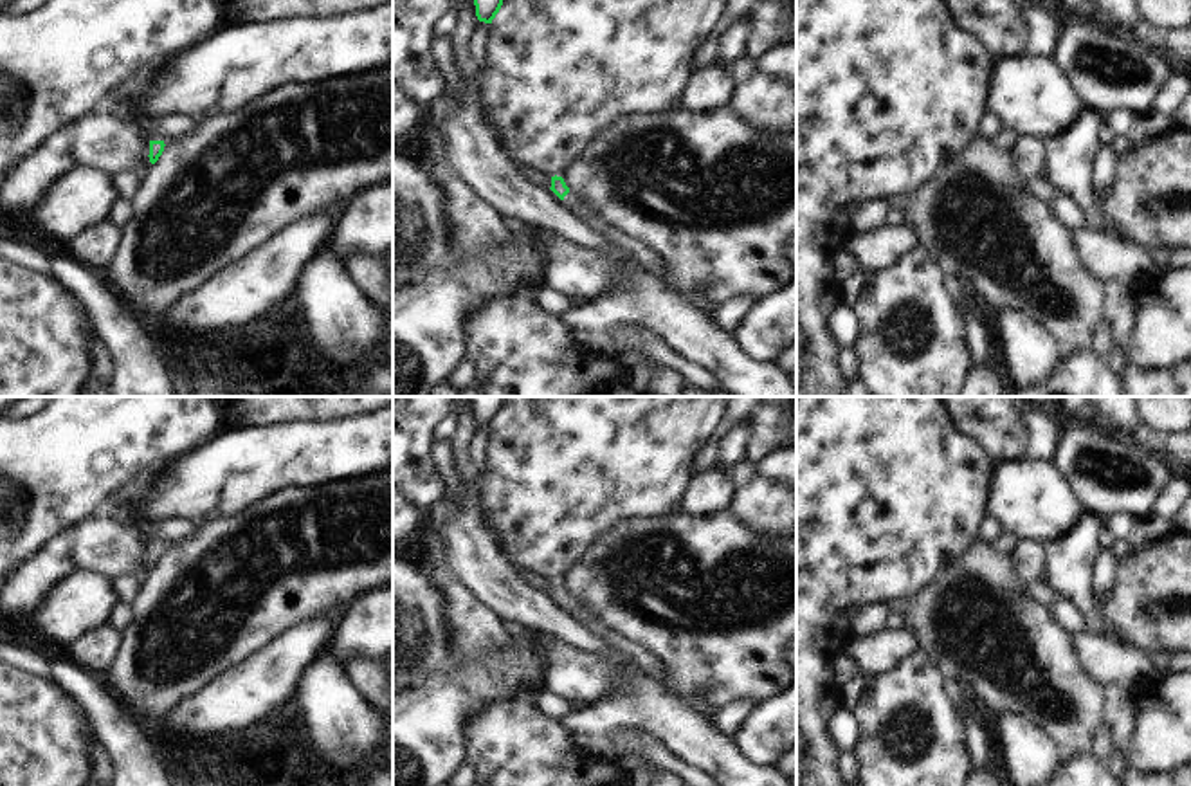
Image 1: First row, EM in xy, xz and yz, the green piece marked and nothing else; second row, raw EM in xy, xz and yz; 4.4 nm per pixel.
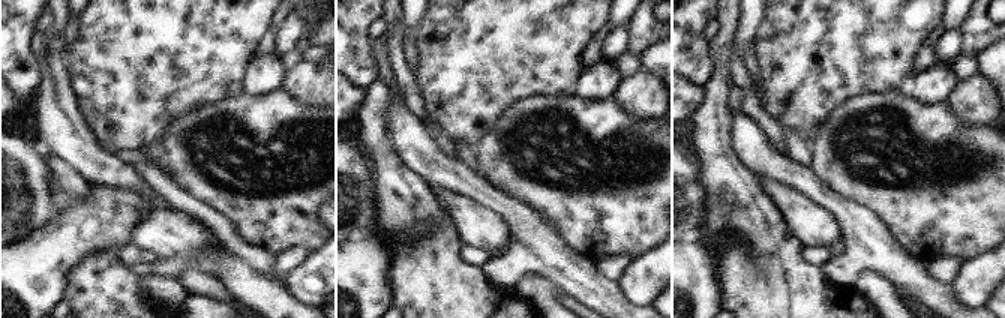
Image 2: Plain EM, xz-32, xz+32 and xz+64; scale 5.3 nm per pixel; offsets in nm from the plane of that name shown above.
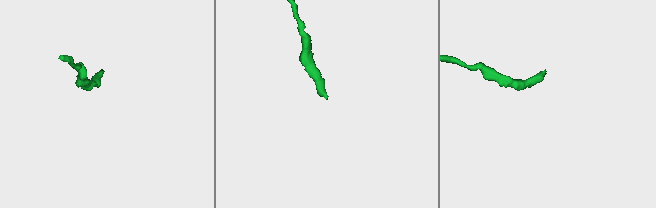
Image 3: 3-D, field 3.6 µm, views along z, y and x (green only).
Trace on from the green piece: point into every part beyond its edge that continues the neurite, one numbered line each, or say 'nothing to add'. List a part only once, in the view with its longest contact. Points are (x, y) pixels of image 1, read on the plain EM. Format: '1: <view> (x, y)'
1: xz (651, 662)

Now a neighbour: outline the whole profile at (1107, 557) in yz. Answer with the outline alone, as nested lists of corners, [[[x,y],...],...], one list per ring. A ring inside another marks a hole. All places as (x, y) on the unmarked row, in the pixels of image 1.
[[[1103,544],[1096,557],[1096,570],[1094,570],[1094,586],[1101,588],[1112,582],[1115,566],[1119,561],[1119,553],[1114,544]]]

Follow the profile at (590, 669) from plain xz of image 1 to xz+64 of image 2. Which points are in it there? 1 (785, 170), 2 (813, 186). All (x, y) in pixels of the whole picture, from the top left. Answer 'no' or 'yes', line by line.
1: no
2: no

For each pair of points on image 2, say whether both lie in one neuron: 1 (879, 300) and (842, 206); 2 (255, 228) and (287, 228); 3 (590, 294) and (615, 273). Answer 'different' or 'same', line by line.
1: different
2: same
3: different

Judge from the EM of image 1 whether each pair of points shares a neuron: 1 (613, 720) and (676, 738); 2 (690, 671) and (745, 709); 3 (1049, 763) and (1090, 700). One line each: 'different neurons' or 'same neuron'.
1: same neuron
2: different neurons
3: different neurons

